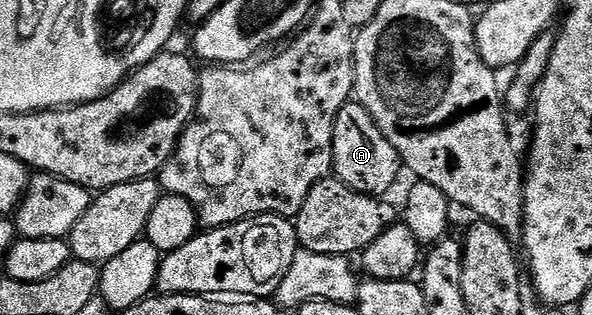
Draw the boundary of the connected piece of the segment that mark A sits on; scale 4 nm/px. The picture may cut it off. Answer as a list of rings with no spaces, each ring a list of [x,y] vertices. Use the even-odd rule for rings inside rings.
[[[345,104],[334,122],[332,170],[335,179],[342,181],[347,188],[381,198],[389,195],[388,191],[395,186],[396,179],[399,178],[400,172],[402,173],[400,156],[361,104]]]

